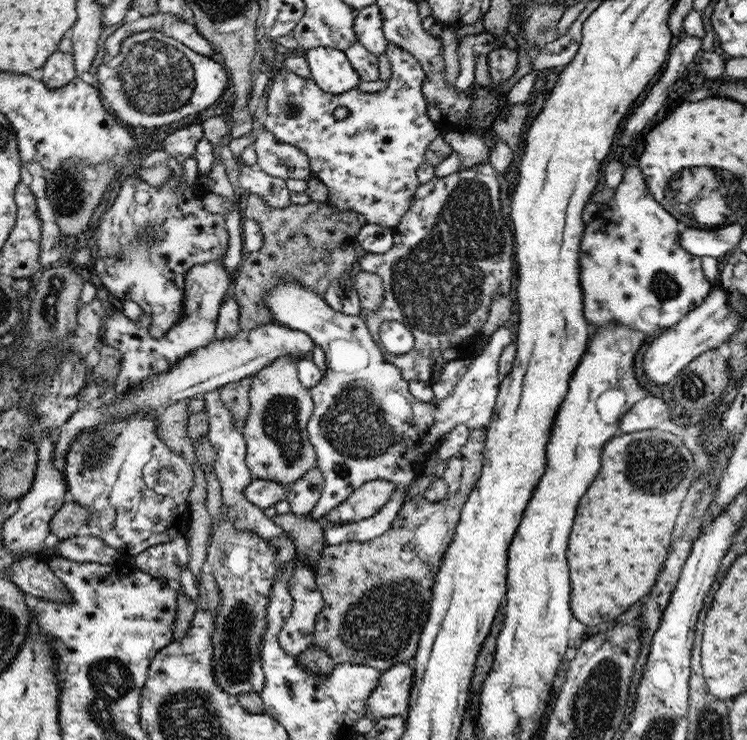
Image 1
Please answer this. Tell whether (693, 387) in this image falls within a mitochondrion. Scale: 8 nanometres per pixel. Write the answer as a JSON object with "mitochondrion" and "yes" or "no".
{"mitochondrion":"yes"}

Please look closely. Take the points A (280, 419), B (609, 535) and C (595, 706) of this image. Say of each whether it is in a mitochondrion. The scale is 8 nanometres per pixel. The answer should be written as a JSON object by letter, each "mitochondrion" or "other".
{"A":"mitochondrion","B":"other","C":"mitochondrion"}

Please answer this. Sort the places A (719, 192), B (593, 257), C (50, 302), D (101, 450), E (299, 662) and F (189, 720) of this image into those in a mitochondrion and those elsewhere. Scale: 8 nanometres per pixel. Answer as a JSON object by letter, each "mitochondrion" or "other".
{"A":"mitochondrion","B":"other","C":"mitochondrion","D":"mitochondrion","E":"other","F":"mitochondrion"}

